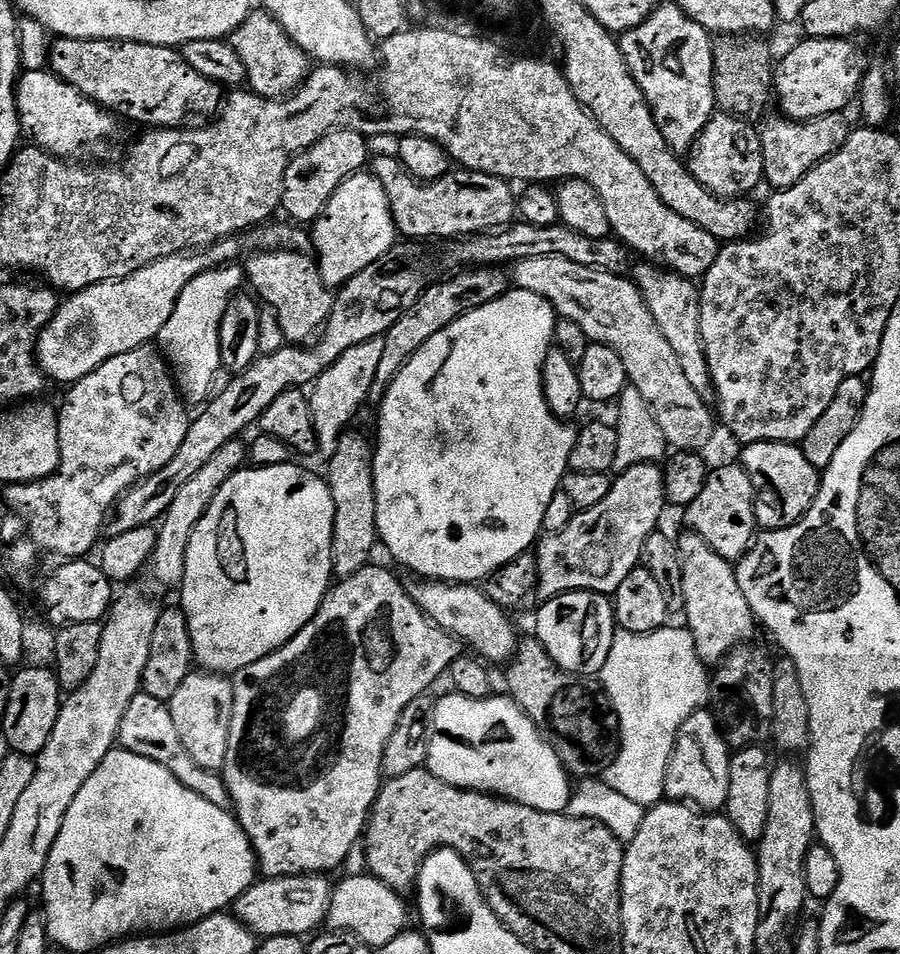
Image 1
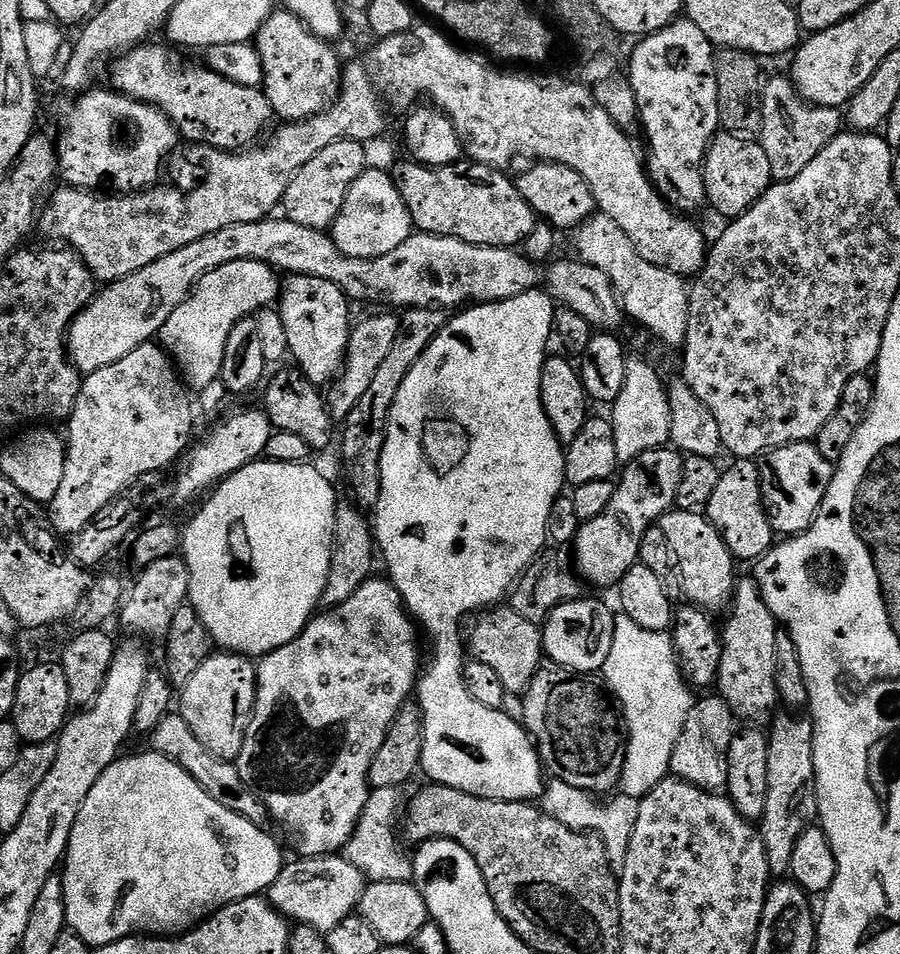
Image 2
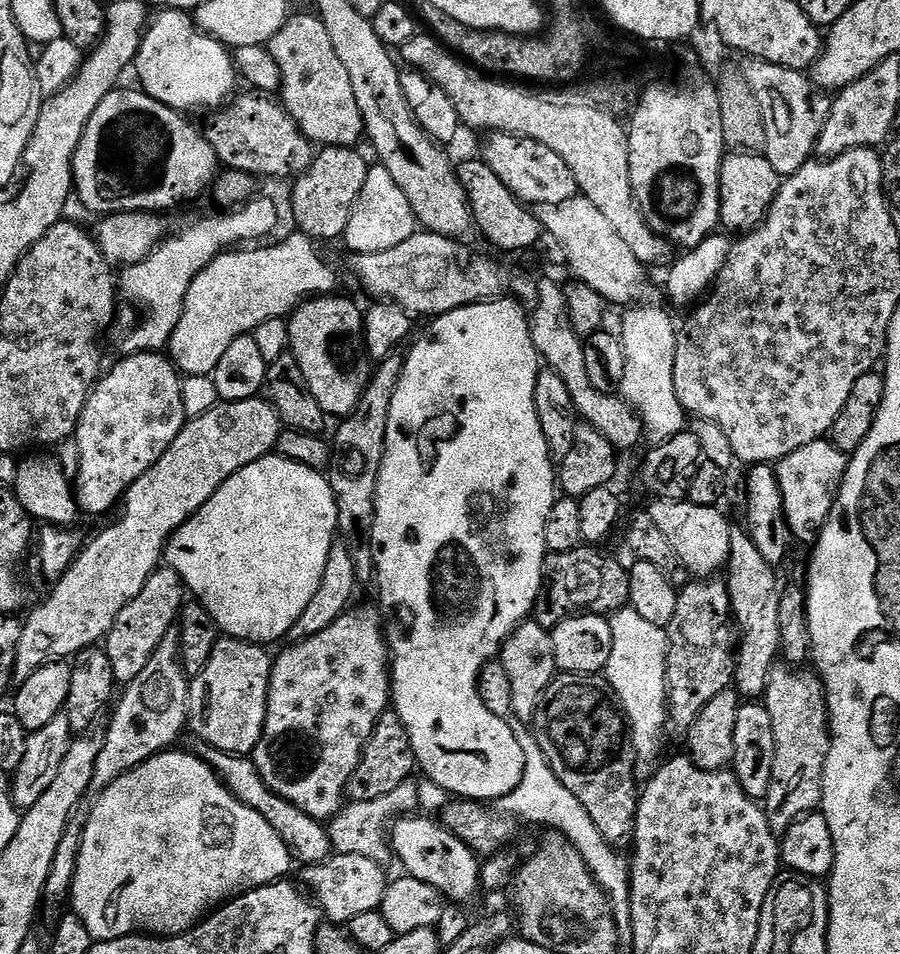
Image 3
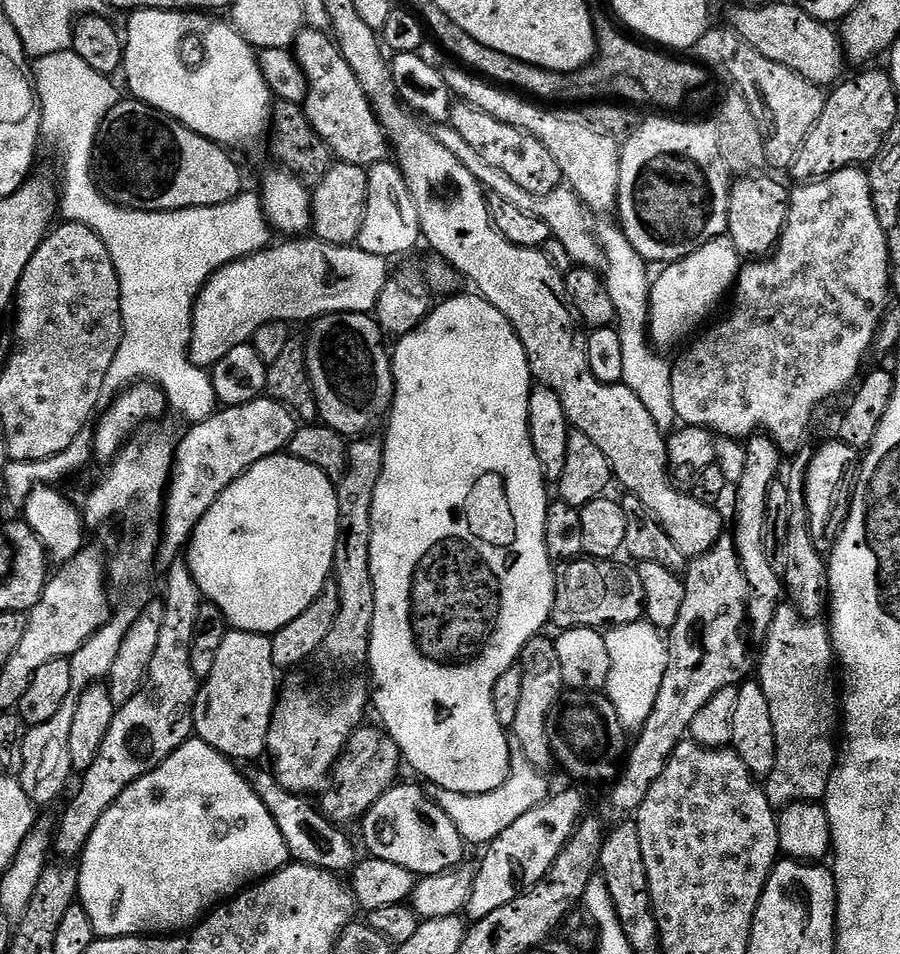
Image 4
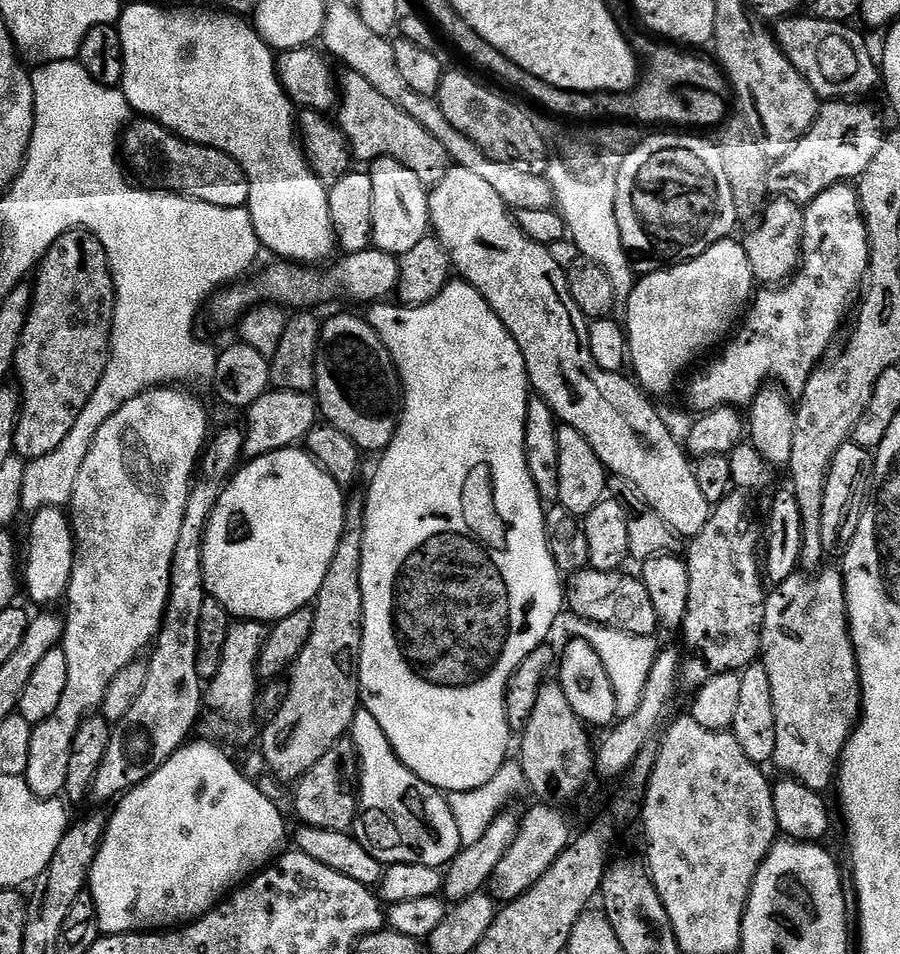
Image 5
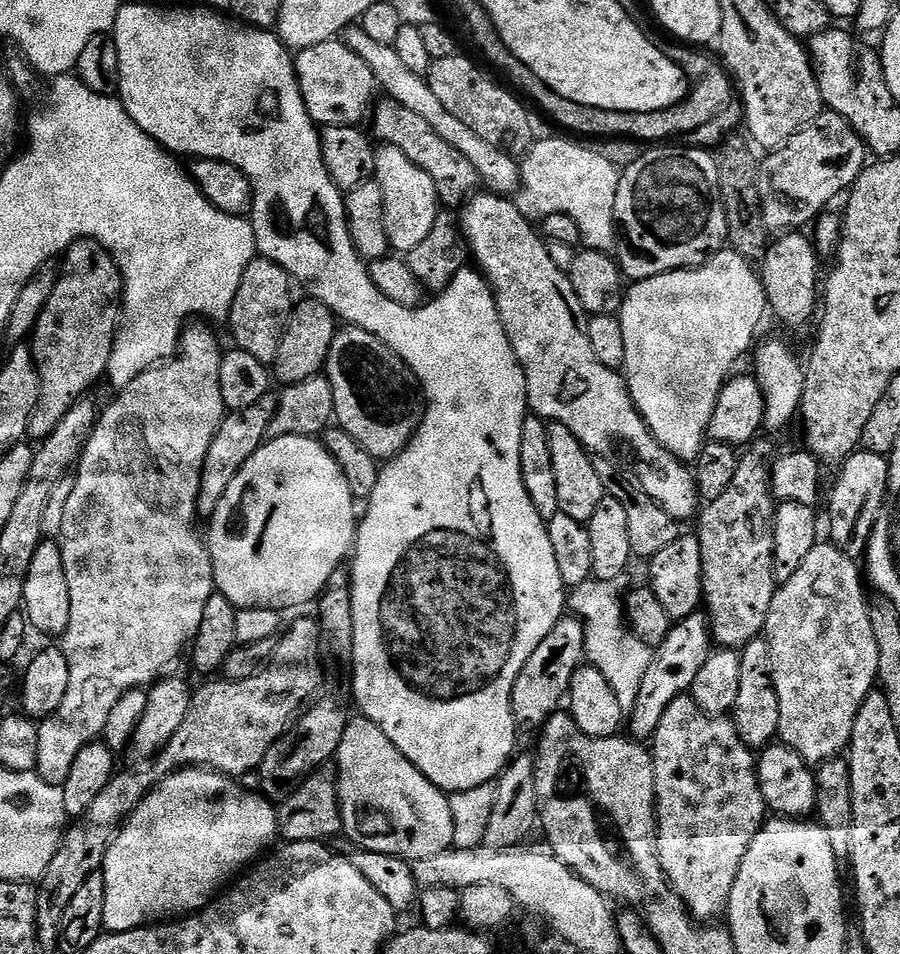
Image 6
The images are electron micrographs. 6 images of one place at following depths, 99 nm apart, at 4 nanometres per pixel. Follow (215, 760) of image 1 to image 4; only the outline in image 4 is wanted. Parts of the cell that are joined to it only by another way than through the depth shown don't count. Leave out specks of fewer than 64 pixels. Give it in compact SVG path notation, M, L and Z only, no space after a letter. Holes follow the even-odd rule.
M229 630L222 638L222 647L218 649L218 658L214 658L214 670L196 689L194 702L195 735L214 750L221 752L233 762L240 760L256 760L265 755L268 747L268 731L272 725L272 715L278 699L278 680L276 684L276 668L272 651L272 636L263 632L237 632Z

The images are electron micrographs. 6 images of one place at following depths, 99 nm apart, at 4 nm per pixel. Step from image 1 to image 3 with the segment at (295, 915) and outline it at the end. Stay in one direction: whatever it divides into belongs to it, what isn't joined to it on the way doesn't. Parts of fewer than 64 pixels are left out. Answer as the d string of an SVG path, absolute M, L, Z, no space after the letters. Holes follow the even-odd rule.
M333 854L324 861L323 864L309 864L303 869L304 882L303 887L314 897L315 903L318 905L321 913L331 923L346 926L354 918L358 918L358 914L366 914L367 912L377 911L383 905L384 895L388 890L390 876L387 876L385 865L379 864L371 858L364 858L355 854Z

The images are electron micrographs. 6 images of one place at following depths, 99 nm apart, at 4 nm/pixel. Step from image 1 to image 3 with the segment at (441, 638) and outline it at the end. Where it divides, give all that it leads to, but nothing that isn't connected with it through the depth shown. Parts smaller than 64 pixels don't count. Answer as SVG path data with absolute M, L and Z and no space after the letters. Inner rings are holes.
M356 606L342 613L321 633L287 647L272 662L264 733L251 757L254 766L258 766L258 774L262 774L274 794L286 798L286 802L310 814L310 818L328 822L345 806L346 789L366 742L374 734L378 718L390 708L392 681L386 625L379 607Z

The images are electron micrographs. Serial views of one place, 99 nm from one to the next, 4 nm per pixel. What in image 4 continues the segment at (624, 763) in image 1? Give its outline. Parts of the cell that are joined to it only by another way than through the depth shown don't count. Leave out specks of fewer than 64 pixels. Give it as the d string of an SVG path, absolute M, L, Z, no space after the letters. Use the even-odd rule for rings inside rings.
M644 620L623 624L604 632L606 650L610 650L610 674L606 694L618 710L618 718L625 730L638 730L650 718L654 702L658 698L658 686L662 686L662 674L668 665L668 646L661 629Z

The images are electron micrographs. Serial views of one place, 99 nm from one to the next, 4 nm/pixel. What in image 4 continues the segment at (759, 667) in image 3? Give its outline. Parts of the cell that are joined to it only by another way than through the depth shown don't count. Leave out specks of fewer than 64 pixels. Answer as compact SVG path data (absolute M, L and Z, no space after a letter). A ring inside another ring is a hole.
M757 434L747 437L744 444L746 450L746 466L742 470L742 478L734 485L736 492L736 532L734 539L742 562L746 582L748 583L748 615L747 627L757 638L767 636L770 622L774 622L774 614L786 596L786 589L781 573L774 563L770 551L770 525L768 522L768 495L770 486L777 483L780 472L782 453L772 437Z

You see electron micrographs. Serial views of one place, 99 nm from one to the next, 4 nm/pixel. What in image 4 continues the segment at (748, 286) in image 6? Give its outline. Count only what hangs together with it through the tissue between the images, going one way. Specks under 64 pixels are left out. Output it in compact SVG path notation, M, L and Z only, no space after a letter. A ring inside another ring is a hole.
M727 234L706 242L706 246L694 250L694 254L661 267L660 277L657 275L653 279L652 293L648 295L647 333L651 343L664 350L662 348L674 347L679 340L687 341L701 327L699 324L719 306L720 299L724 295L725 299L733 291L741 267L742 257Z

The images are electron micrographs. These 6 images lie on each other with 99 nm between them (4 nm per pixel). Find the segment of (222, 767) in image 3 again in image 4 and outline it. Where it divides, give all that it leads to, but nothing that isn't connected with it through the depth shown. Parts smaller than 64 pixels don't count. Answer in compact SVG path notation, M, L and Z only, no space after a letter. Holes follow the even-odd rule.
M265 770L265 772L251 773L250 783L258 794L258 798L262 798L266 810L270 810L278 830L282 830L282 838L288 847L289 857L295 863L314 866L337 874L347 873L356 867L358 855L356 856L356 848L352 845L351 838L343 832L345 831L343 827L327 820L320 813L319 807L312 805L311 808L304 801L307 799L303 795L287 792L276 781L275 775L271 771Z

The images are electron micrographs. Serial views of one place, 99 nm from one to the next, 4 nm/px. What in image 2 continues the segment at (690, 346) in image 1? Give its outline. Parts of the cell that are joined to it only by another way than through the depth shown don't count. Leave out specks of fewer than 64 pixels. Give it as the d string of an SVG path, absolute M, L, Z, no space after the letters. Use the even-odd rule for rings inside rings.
M597 214L590 217L575 236L575 255L610 278L625 315L630 320L637 320L642 327L649 328L662 343L676 350L683 349L692 301L689 281L670 270L662 270L662 266L646 262L646 258L638 254L634 242L622 234L622 226L618 226L618 222L609 216Z

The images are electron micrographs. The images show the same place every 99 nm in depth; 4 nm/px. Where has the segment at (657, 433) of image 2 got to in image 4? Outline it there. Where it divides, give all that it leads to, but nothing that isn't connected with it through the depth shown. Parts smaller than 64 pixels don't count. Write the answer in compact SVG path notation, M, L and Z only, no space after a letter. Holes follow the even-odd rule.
M619 223L604 224L598 228L600 248L604 252L602 277L613 302L614 326L622 345L622 380L628 389L634 390L650 416L658 422L660 429L671 431L677 425L674 410L672 367L651 344L647 333L648 295L652 293L653 277L648 276L650 265L630 246Z

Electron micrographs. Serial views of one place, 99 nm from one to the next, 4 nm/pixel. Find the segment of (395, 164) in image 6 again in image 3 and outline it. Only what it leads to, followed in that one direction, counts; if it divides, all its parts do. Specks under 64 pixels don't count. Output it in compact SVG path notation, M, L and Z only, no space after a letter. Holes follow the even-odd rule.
M376 162L371 165L366 174L366 182L362 185L362 194L358 202L352 207L350 222L346 226L342 237L352 254L382 254L382 250L391 250L401 242L406 242L418 231L416 215L402 190L398 190L398 182L394 182L390 170Z

